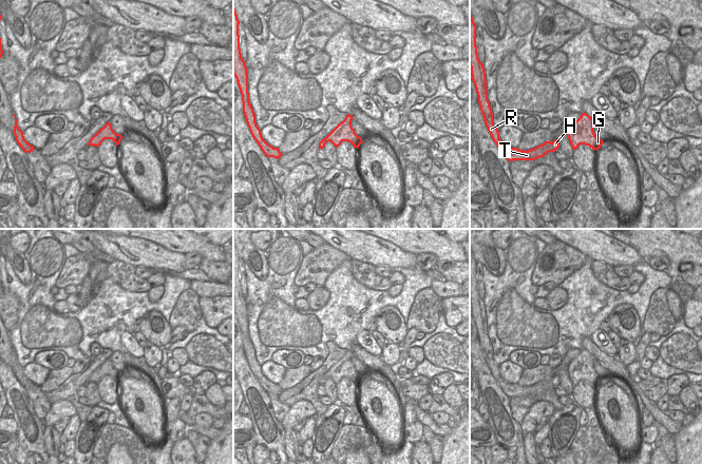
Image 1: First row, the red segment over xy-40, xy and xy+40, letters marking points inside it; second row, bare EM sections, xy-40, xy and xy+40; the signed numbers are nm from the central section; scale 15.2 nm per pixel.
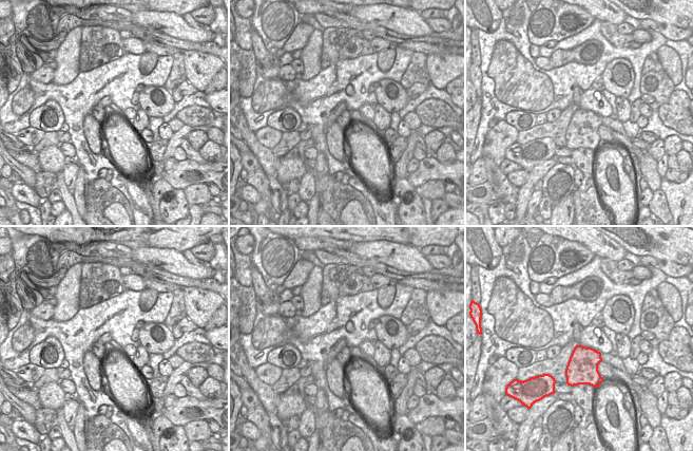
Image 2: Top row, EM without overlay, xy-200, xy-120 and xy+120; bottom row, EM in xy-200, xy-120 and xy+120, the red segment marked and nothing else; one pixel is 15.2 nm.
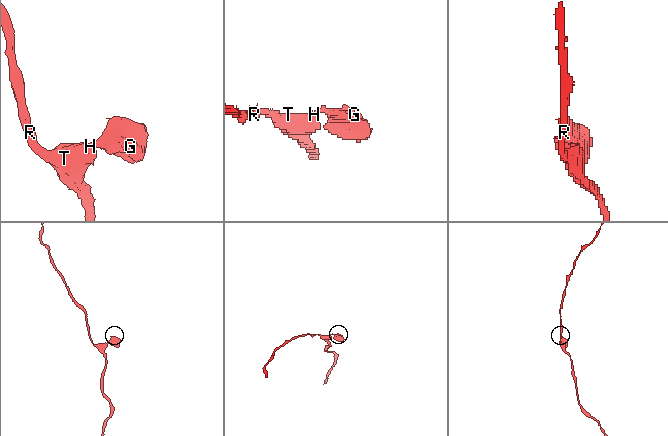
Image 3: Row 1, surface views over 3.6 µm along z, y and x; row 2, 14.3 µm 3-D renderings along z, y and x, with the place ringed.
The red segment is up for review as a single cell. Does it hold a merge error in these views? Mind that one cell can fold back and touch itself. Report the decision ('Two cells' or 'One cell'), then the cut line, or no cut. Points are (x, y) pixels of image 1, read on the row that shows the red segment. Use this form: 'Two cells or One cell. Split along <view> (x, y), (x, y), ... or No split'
One cell. No split.

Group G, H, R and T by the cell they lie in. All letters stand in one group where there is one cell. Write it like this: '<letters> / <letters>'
G H R T

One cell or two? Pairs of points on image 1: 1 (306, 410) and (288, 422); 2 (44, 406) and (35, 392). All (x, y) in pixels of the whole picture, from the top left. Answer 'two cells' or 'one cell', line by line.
1: one cell
2: one cell

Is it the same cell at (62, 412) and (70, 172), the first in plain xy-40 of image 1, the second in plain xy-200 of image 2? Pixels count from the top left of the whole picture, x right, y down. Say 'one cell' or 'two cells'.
two cells

